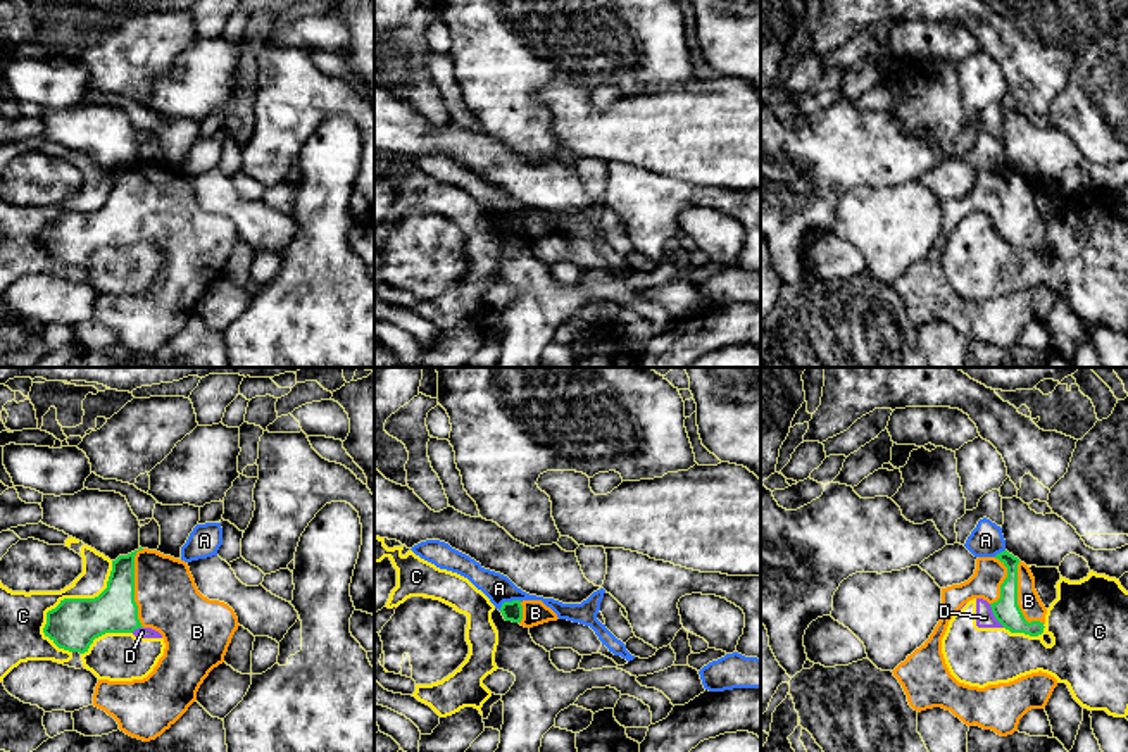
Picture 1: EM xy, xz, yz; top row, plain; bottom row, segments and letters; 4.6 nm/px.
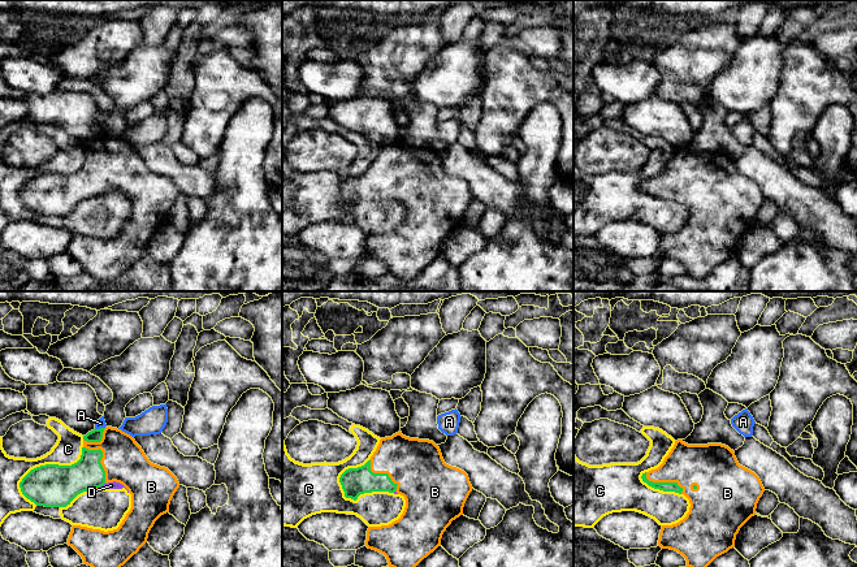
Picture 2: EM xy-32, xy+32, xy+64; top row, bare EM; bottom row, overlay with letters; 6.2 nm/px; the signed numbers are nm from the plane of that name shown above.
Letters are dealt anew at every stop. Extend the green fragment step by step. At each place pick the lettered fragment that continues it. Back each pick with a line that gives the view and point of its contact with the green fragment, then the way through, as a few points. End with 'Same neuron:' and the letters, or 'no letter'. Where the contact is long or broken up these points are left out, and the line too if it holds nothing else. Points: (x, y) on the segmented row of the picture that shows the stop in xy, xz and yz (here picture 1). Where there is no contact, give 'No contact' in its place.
B: Touches green at xy (133, 589)
Same neuron: B

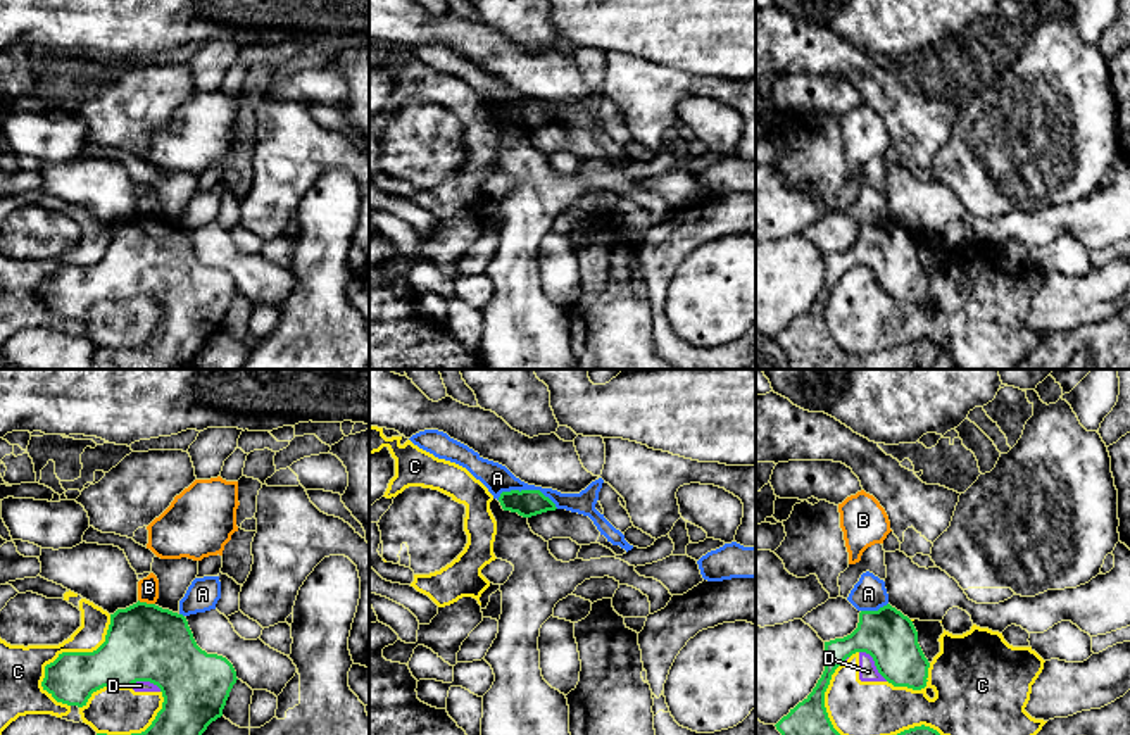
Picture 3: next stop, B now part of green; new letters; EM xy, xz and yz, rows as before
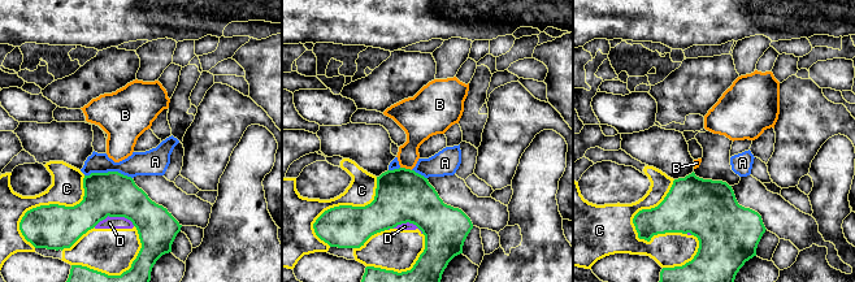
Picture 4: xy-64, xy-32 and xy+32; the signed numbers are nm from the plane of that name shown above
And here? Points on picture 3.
Same neuron: no letter

